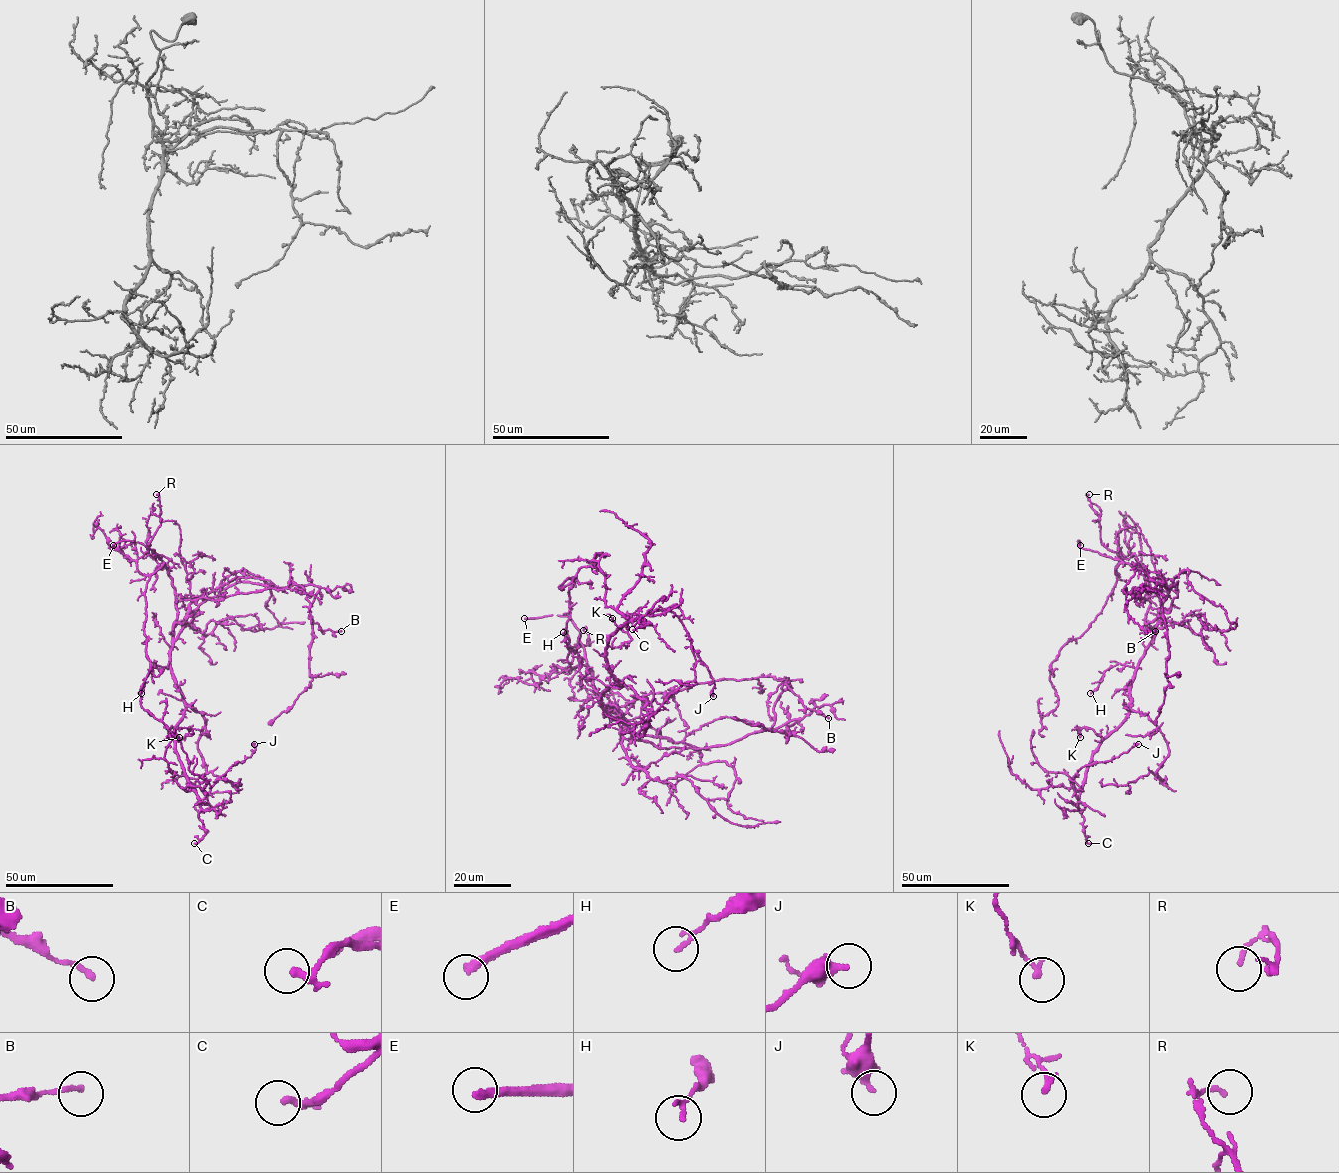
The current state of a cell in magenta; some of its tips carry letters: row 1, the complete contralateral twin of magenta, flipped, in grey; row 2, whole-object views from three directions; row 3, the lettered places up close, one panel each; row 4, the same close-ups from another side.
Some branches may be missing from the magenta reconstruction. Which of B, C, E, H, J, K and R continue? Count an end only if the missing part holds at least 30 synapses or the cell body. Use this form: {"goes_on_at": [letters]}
{"goes_on_at": ["E"]}

